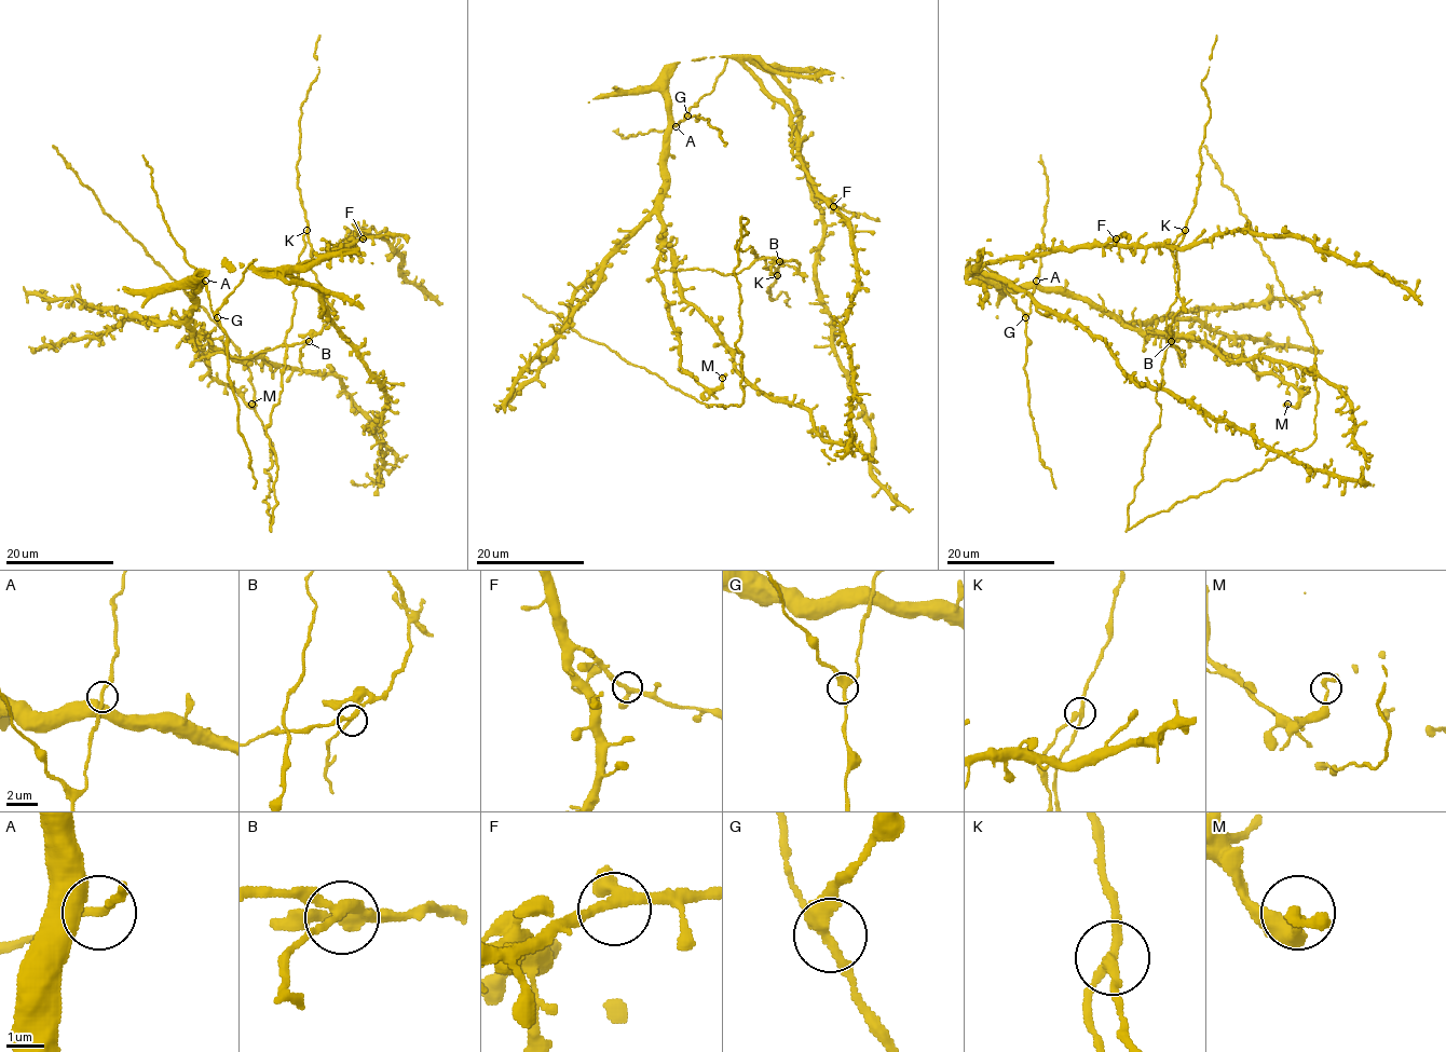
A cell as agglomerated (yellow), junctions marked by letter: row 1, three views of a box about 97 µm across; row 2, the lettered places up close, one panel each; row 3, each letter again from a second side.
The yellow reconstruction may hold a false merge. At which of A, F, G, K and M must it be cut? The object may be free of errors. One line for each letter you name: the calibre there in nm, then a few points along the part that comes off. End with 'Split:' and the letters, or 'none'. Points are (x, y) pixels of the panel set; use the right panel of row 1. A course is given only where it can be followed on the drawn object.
K: Thickness 240 nm. Course of the part to remove: (1184, 231), (1171, 253), (1182, 305), (1170, 328), (1168, 344), (1184, 354), (1178, 357), (1178, 352), (1182, 367)
Split: K

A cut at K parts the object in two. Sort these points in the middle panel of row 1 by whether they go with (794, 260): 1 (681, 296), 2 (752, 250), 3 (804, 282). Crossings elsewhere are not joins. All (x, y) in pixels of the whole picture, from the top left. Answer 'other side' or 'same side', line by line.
1: other side
2: other side
3: same side

